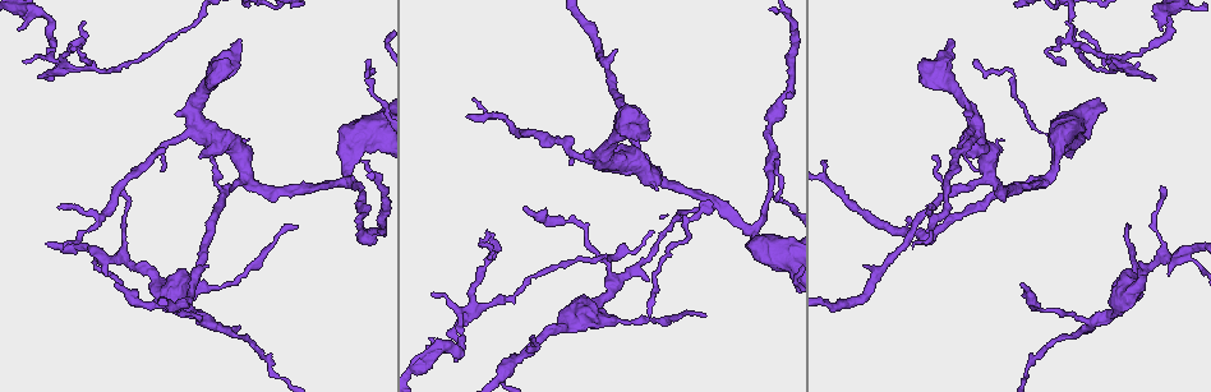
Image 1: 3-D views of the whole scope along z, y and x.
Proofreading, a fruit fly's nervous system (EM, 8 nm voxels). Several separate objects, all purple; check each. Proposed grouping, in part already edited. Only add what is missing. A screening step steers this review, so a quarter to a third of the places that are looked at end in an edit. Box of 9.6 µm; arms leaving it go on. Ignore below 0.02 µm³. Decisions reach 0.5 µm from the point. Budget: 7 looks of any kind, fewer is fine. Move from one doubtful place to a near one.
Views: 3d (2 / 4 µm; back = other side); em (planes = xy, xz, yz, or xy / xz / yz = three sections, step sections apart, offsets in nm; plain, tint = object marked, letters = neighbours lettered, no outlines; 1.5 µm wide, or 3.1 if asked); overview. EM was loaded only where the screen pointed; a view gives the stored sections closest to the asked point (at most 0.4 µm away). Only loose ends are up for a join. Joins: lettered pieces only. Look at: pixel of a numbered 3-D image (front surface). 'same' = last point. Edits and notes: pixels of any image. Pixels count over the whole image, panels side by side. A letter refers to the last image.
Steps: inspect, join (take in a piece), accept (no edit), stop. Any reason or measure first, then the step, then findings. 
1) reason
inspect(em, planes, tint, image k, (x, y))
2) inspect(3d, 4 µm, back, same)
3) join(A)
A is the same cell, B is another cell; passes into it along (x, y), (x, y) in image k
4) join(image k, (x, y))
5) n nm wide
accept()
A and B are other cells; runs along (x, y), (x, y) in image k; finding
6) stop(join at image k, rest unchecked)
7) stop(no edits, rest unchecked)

branch stops here
inspect(3d, 2 µm, image 1, (1161, 30))

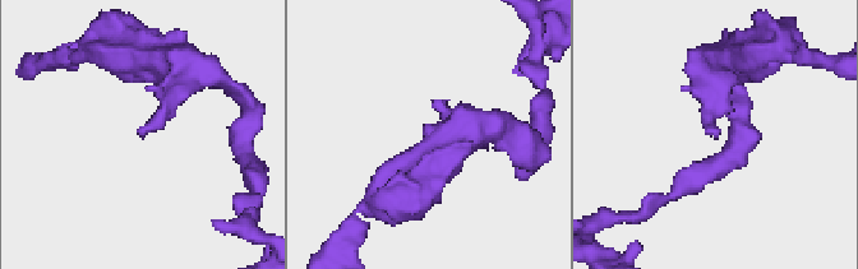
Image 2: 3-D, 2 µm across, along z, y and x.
inspect(em, planes, plain, image 2, (138, 129))

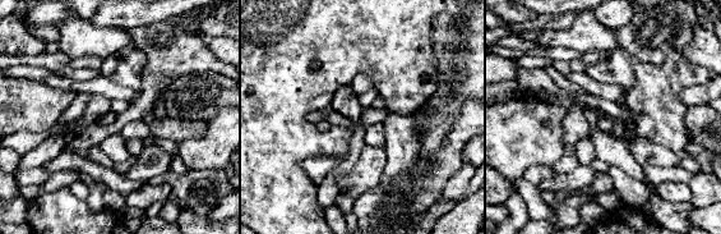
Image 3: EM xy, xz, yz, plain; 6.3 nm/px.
inspect(em, planes, letters, same)

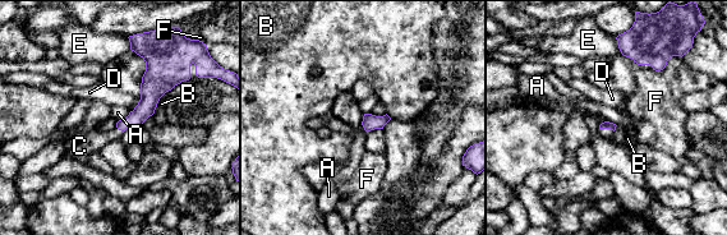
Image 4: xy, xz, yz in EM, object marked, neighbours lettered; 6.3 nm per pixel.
join(C)
C is the same cell, A, B, D, E and F are other cells; passes into it along (604, 125), (607, 128), (607, 133) in image 4; it goes on there

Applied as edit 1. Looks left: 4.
an open end
inspect(3d, 4 µm, image 1, (58, 207))

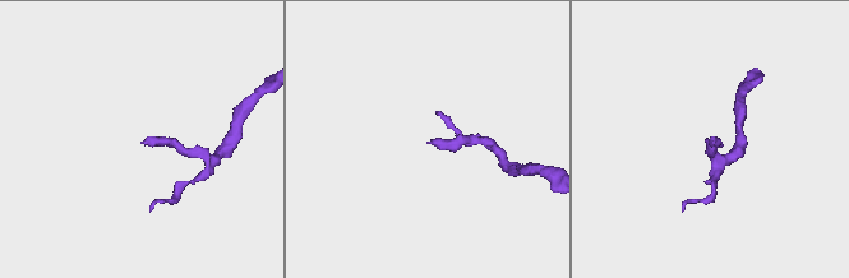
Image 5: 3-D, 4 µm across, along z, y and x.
now the EM
inspect(em, xz, step 8, letters, image 5, (430, 142))

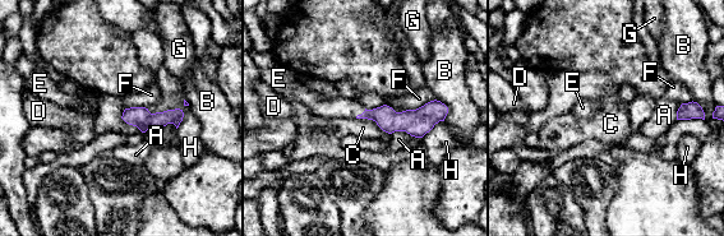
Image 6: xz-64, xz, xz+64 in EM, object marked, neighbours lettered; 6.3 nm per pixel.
140 nm wide
join(E)
E is the same cell, A, B, C, D, F, G and H are other cells; passes into it along (387, 119), (362, 114), (331, 109) in image 6; it goes on there

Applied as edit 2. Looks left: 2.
stop(join at image 4, join at image 6, rest unchecked)

